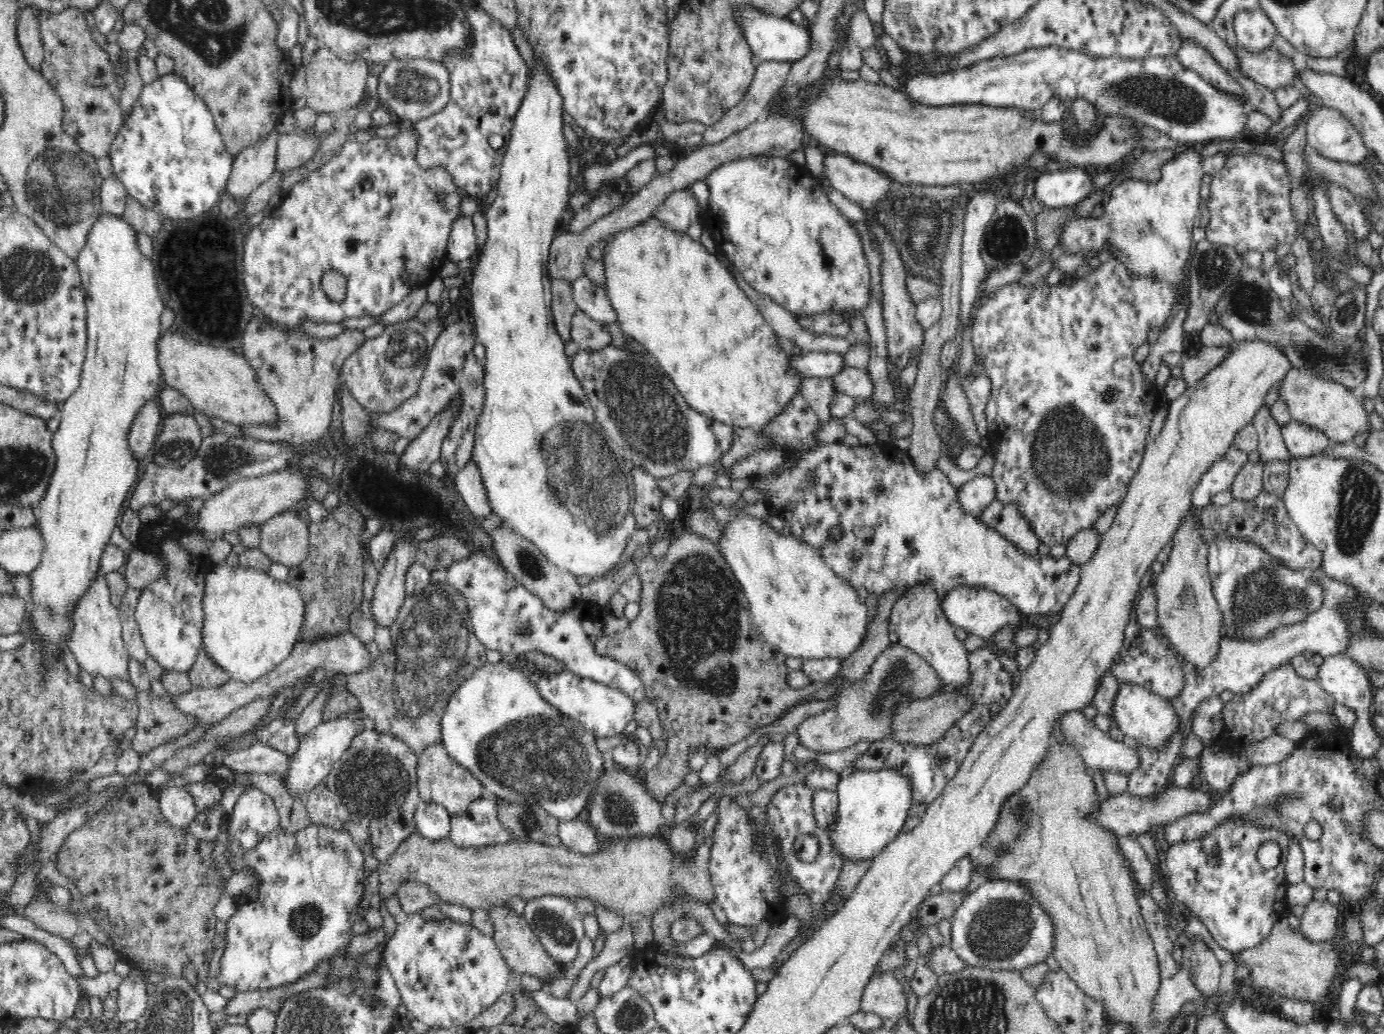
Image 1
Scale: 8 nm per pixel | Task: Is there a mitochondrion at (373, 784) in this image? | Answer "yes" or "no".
yes

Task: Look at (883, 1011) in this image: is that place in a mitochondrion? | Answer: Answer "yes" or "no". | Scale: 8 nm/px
no

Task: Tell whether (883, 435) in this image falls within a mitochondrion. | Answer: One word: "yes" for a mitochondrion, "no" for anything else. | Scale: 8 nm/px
no

